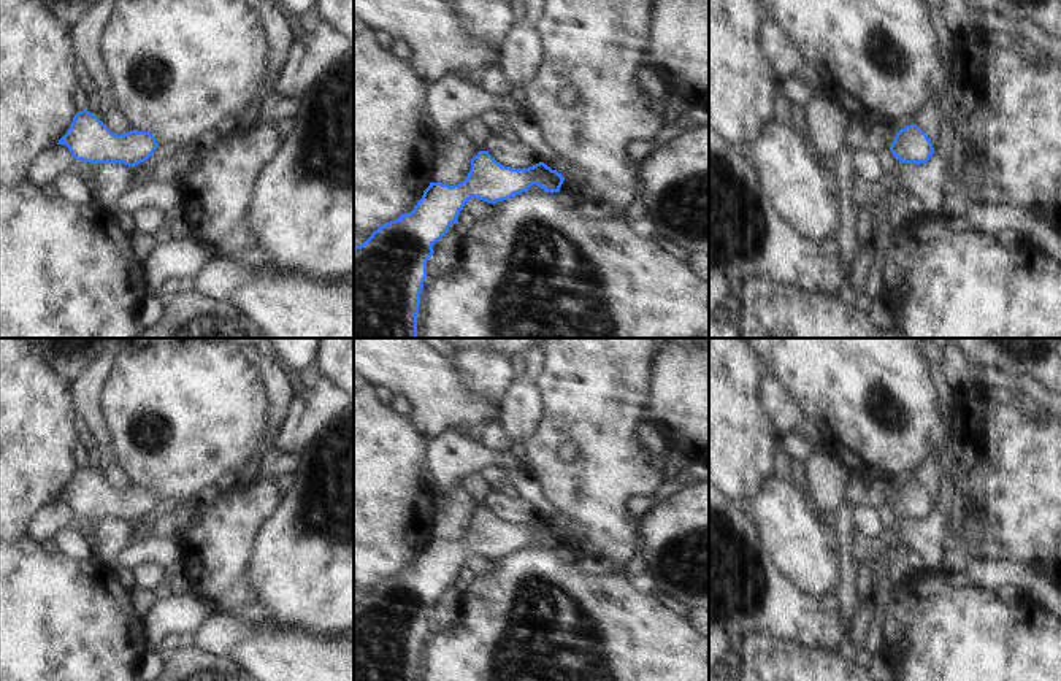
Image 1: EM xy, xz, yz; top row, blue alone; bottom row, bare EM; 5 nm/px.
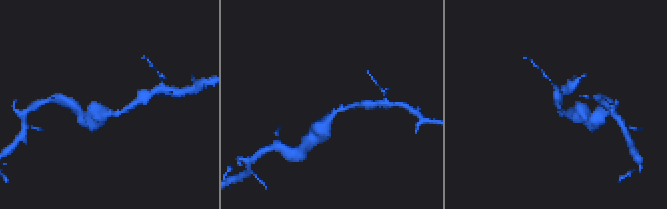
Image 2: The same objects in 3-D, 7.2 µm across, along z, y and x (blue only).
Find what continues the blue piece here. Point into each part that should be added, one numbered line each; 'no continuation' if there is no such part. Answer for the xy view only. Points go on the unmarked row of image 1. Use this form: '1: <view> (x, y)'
no continuation

